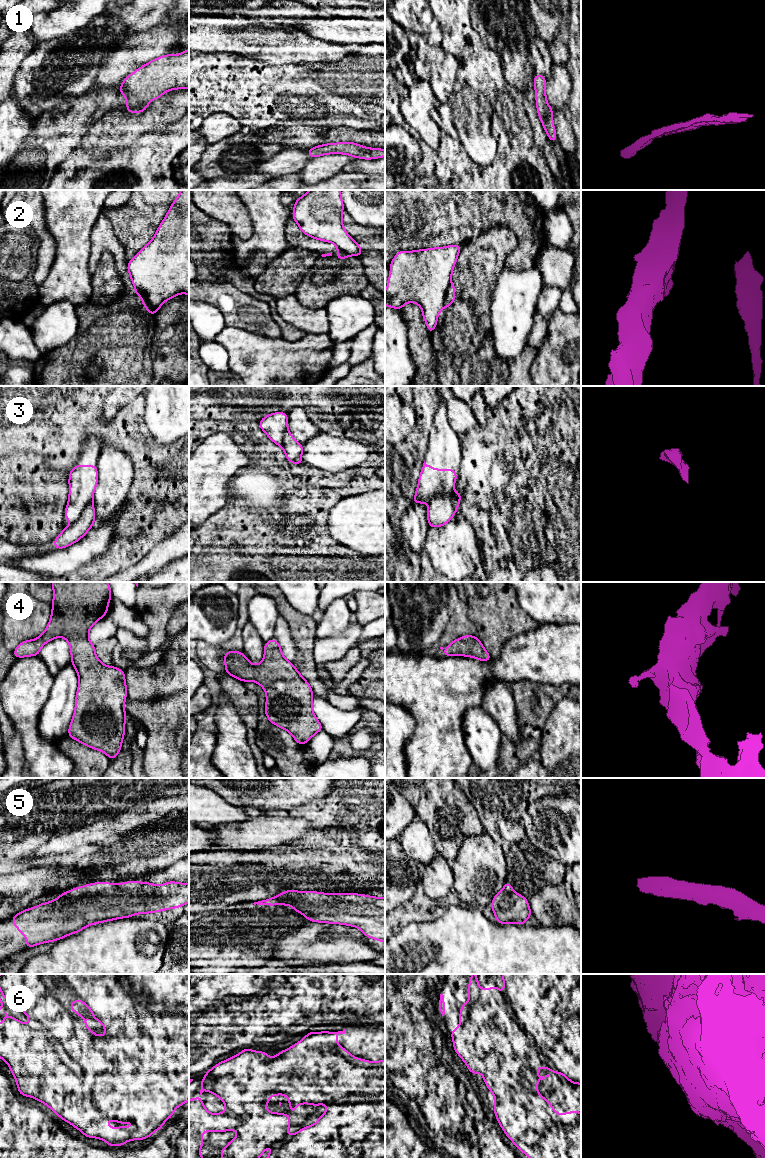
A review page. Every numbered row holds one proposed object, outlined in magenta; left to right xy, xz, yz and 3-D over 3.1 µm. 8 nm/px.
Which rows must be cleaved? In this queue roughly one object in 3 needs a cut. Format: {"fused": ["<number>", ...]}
{"fused": ["2", "3", "5"]}

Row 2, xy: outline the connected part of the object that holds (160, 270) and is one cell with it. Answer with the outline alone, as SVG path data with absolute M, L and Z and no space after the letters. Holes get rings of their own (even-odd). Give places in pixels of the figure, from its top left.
M181 190L154 237L128 261L131 282L140 290L153 312L179 294L189 295L189 190Z

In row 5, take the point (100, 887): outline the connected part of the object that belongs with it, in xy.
M97 882L97 883L89 883L88 885L74 887L73 890L63 892L60 896L58 896L57 900L68 899L71 897L80 897L87 894L102 894L106 893L112 888L114 888L117 884L113 884L110 882Z

